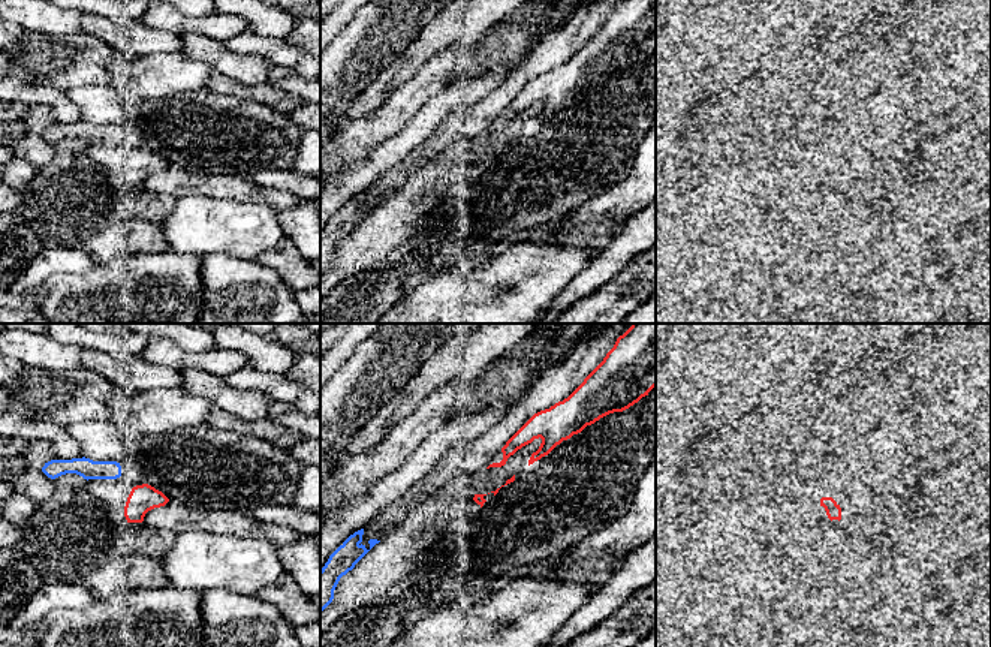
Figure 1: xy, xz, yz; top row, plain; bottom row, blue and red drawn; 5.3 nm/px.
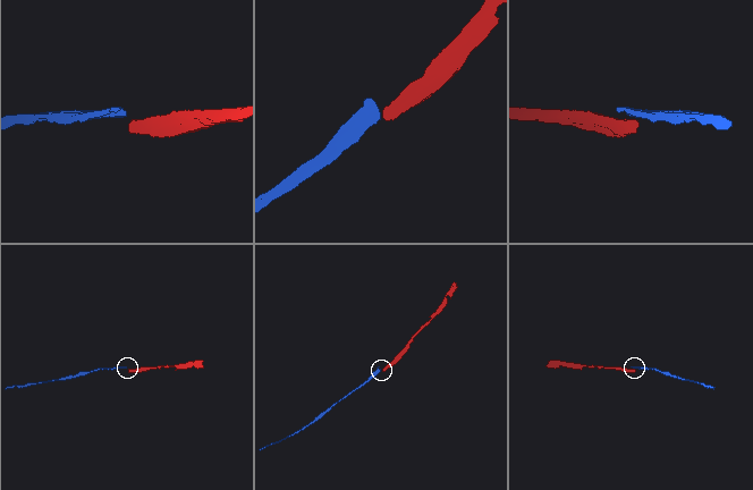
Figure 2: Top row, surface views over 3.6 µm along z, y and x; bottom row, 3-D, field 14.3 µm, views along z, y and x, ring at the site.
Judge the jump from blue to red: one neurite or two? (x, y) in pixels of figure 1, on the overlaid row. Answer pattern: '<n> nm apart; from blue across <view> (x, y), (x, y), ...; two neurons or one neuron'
100 nm apart; from blue across xy (120, 475), (133, 487); two neurons

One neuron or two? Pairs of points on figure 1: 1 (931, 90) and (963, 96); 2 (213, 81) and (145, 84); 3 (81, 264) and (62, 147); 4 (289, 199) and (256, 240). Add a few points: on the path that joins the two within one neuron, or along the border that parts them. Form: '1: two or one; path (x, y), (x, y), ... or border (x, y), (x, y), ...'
1: one; path (939, 93), (955, 96)
2: two; border (214, 72), (204, 87)
3: two; border (45, 246), (77, 249)
4: two; border (243, 201), (268, 201), (277, 210)

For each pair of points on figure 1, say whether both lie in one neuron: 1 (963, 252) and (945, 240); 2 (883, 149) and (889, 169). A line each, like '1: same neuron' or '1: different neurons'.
1: same neuron
2: different neurons

